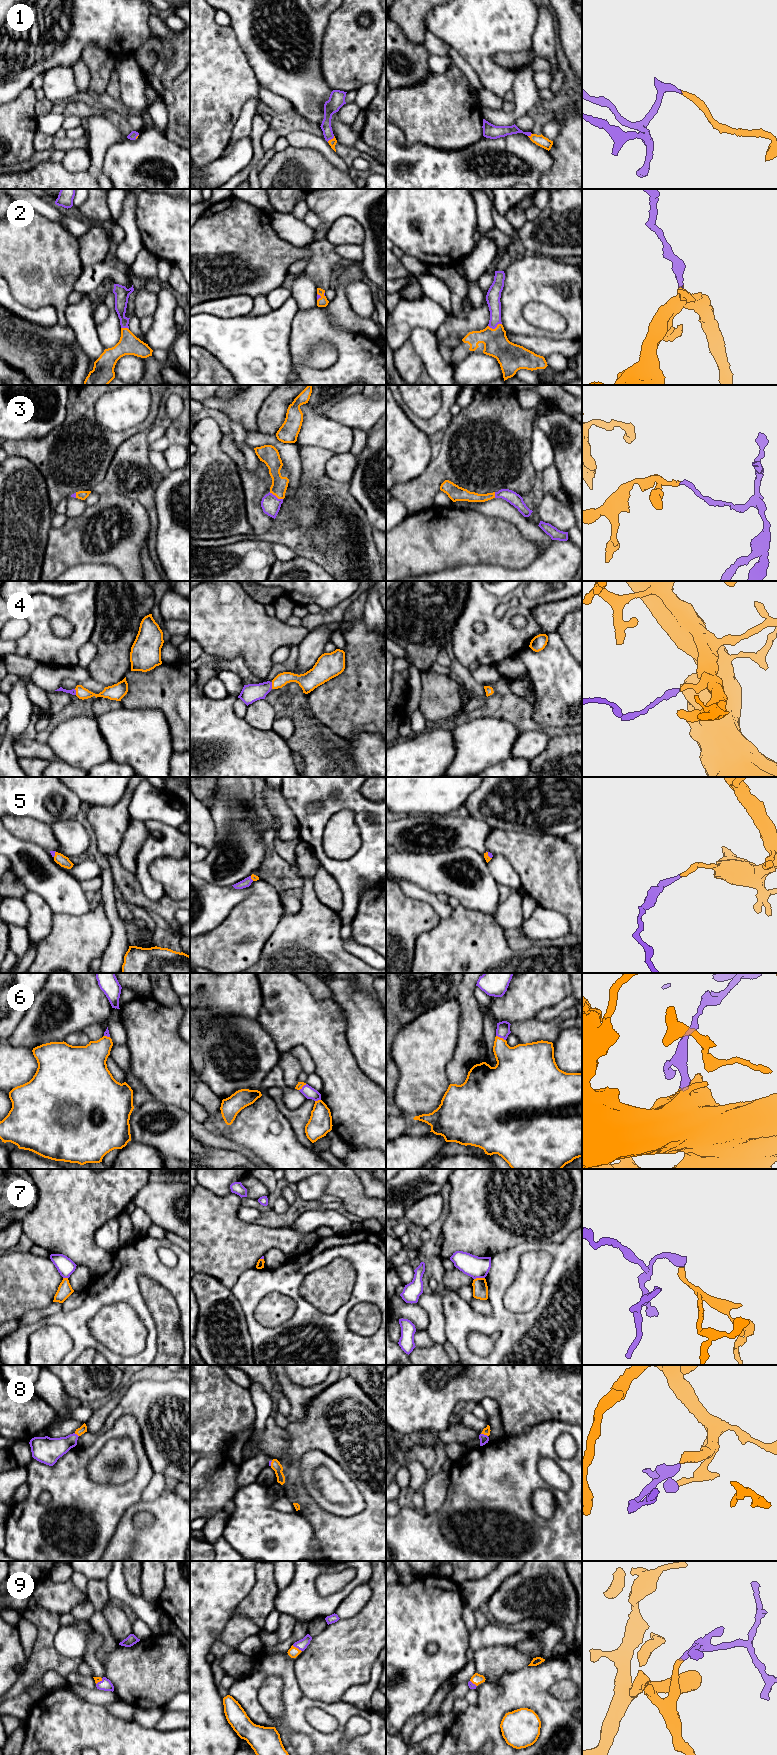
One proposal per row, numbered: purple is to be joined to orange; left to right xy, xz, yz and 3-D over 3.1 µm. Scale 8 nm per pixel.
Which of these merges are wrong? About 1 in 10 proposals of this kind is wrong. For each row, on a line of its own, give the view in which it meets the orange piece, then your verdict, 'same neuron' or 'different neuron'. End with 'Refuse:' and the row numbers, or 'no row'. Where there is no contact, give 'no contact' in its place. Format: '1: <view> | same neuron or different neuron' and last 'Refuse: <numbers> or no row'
1: xz | same neuron
2: yz | same neuron
3: xz | same neuron
4: xz | same neuron
5: yz | same neuron
6: yz | same neuron
7: yz | different neuron
8: yz | same neuron
9: xz | same neuron
Refuse: 7

